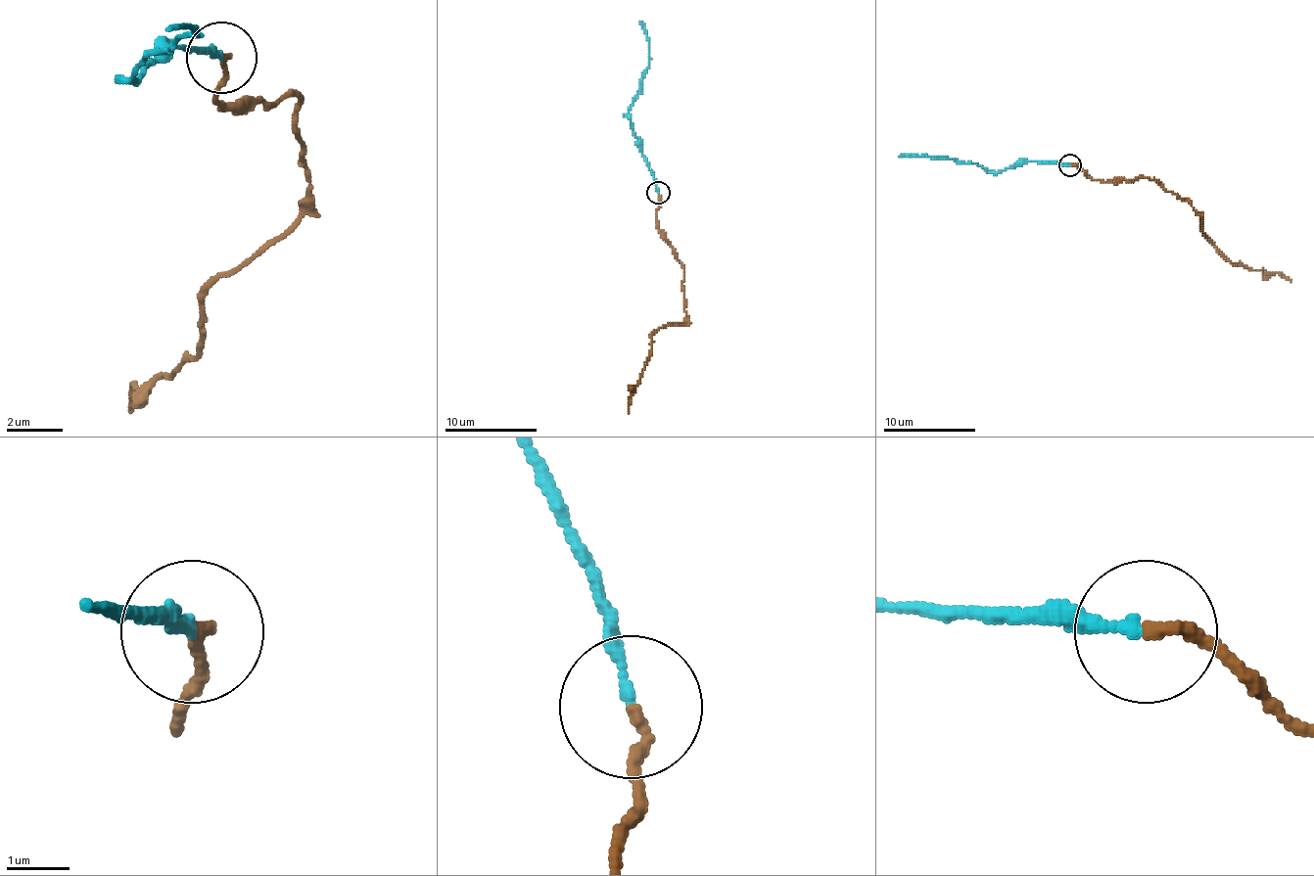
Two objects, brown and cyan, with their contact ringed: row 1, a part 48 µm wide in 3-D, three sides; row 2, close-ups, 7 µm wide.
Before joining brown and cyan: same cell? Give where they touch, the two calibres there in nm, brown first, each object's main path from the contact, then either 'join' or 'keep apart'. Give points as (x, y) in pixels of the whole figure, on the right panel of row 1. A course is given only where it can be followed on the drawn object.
(1069, 165) | 200/160 nm | brown via (1070, 165), (1094, 179), (1149, 177), (1189, 203), (1202, 233), (1233, 263), (1290, 282) | cyan via (1070, 165), (1024, 161), (996, 172), (987, 172), (975, 163), (959, 163), (943, 157), (899, 157) | join

